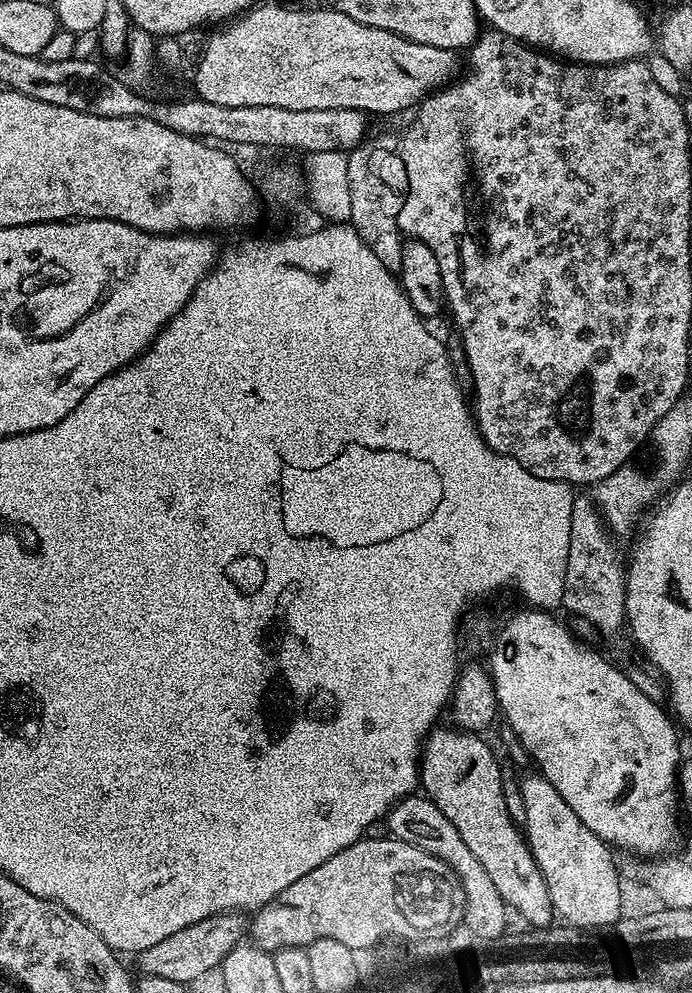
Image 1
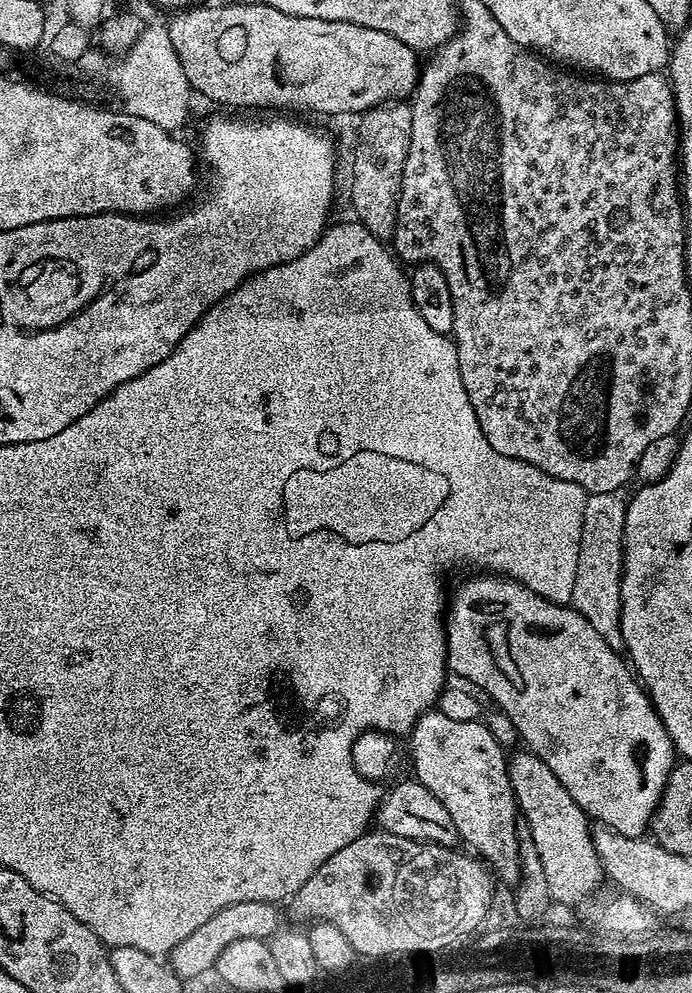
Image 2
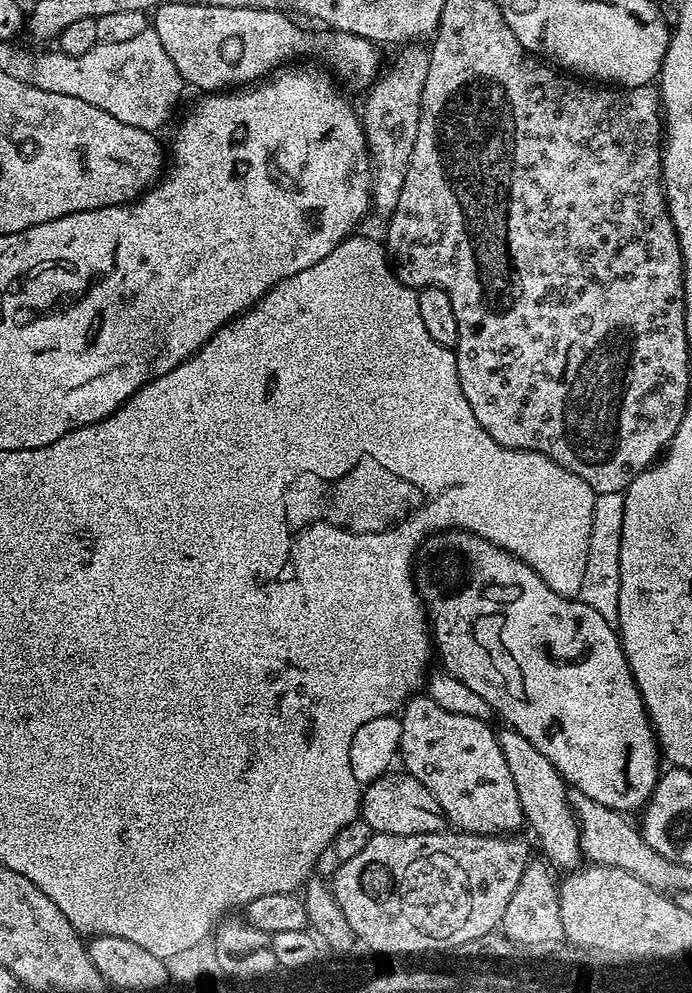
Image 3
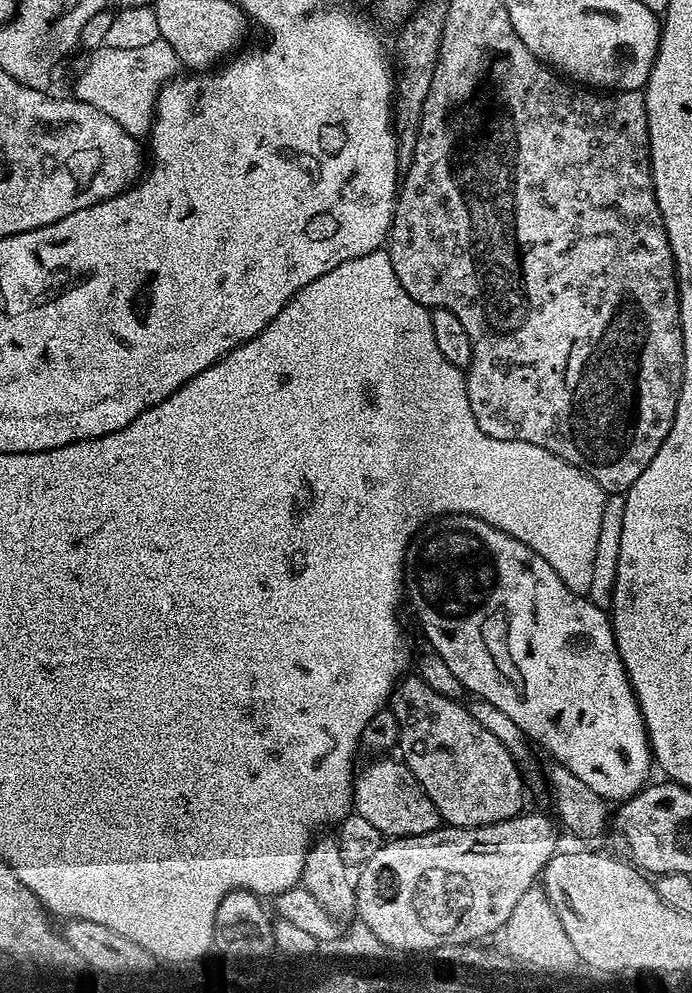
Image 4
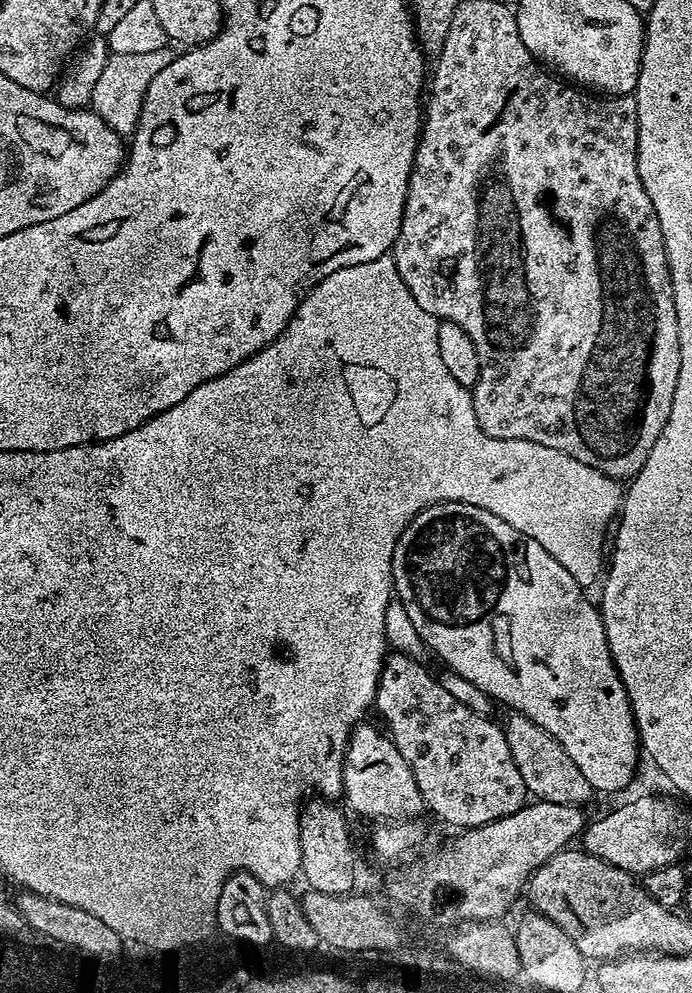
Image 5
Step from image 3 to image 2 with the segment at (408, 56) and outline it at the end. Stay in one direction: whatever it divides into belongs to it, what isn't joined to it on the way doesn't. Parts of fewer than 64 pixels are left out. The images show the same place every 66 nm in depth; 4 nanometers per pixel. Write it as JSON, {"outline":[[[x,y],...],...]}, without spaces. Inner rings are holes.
{"outline":[[[408,102],[379,104],[363,113],[359,120],[360,133],[352,156],[352,208],[363,228],[388,242],[396,229],[402,174],[410,146],[412,106]]]}

